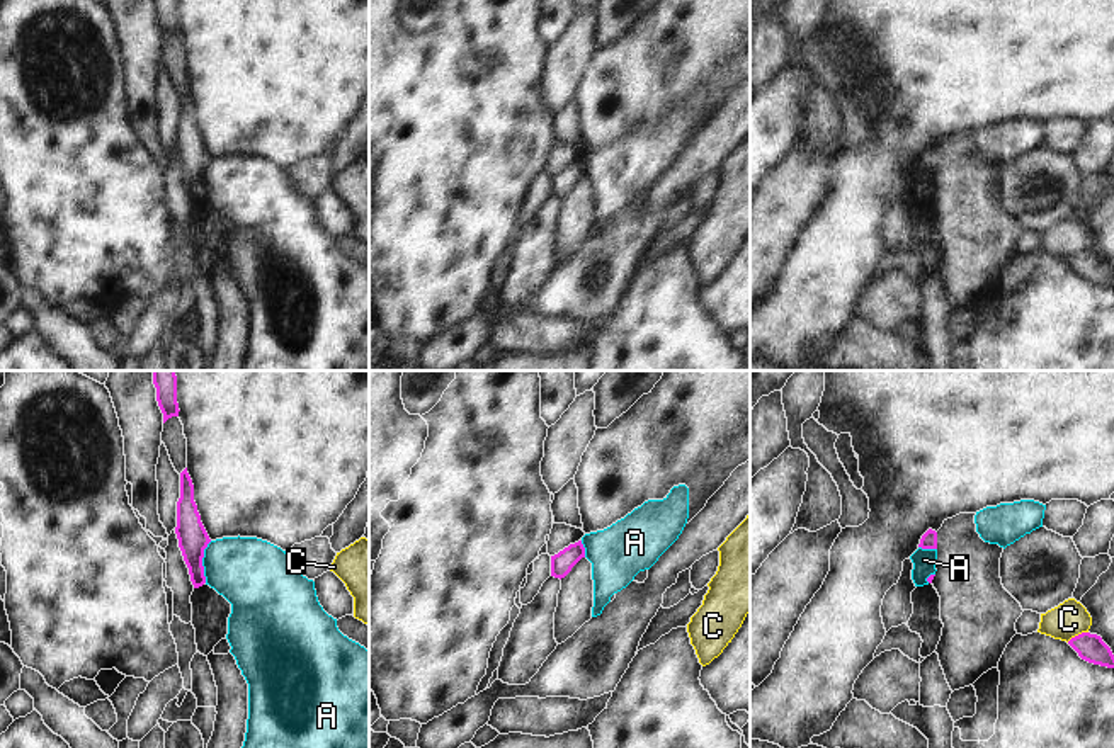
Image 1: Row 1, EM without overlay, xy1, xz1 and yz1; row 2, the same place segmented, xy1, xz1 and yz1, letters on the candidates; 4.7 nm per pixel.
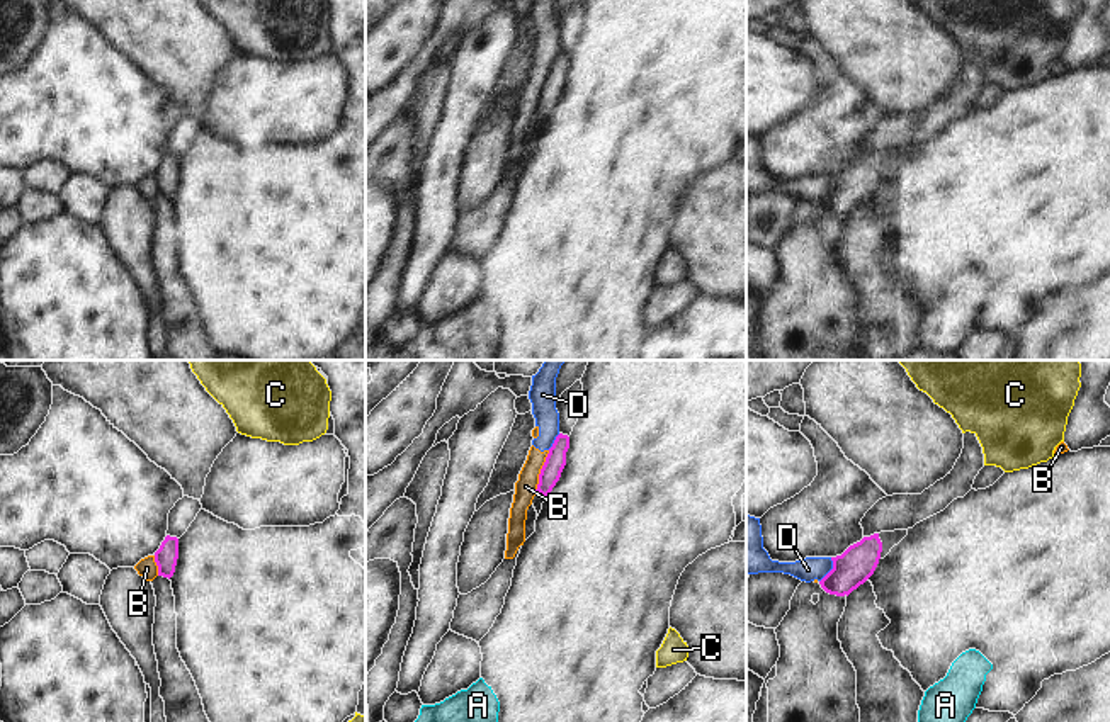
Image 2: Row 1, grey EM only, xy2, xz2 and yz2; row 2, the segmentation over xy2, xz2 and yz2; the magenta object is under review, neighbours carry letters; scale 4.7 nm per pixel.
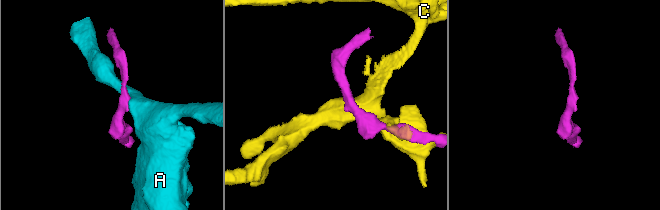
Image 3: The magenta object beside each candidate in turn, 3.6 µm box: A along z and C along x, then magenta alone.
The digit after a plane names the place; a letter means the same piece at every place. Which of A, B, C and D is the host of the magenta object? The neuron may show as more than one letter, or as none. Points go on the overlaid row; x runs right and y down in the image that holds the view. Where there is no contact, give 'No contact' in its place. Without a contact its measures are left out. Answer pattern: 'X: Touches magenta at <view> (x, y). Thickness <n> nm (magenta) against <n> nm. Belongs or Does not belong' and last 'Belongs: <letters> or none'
A: Touches magenta at xy1 (201, 561). Thickness 140 nm (magenta) against 340 nm. Does not belong
B: Touches magenta at xz2 (541, 471). Thickness 100 nm (magenta) against 100 nm. Does not belong
C: Touches magenta at yz1 (1077, 636). Thickness 130 nm (magenta) against 170 nm. Does not belong
D: Touches magenta at yz2 (832, 569). Thickness 170 nm (magenta) against 120 nm. Does not belong
Belongs: none

